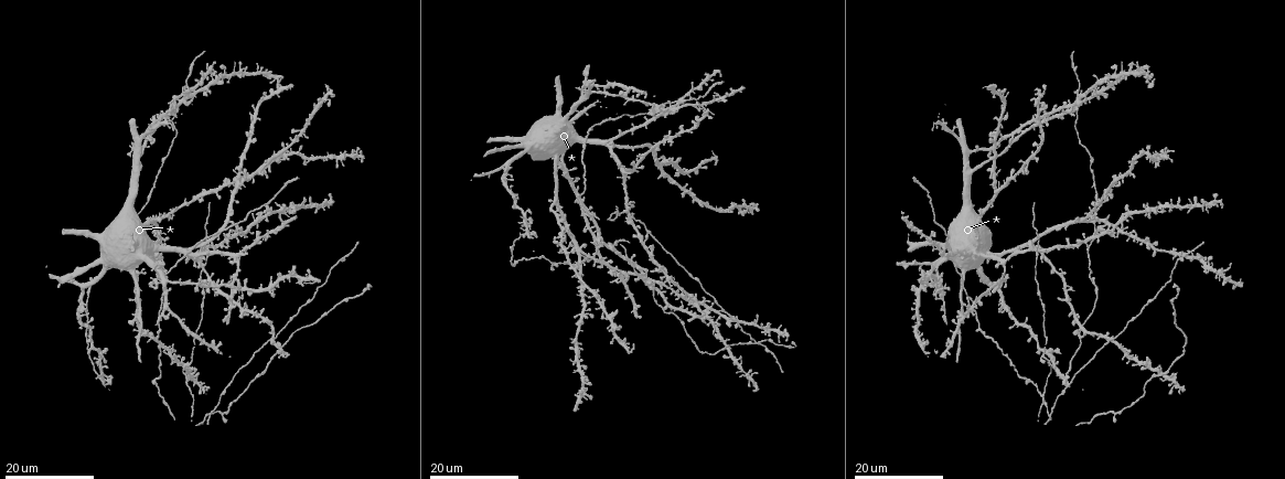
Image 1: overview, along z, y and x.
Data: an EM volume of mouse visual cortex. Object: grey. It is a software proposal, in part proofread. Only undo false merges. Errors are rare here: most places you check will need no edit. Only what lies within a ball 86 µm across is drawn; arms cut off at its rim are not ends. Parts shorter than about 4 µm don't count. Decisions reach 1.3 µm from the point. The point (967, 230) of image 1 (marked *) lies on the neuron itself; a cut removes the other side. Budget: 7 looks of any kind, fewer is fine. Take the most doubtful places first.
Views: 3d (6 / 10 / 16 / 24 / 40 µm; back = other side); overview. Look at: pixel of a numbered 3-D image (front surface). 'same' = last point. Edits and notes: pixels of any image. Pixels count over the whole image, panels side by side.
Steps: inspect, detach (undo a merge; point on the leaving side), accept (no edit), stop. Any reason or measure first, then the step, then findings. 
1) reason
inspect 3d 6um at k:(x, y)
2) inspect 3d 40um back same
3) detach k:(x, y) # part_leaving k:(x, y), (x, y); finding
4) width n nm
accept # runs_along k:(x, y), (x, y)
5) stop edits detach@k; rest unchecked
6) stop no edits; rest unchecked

small branch off a trunk
inspect 3d 24um at 1:(1079, 92)

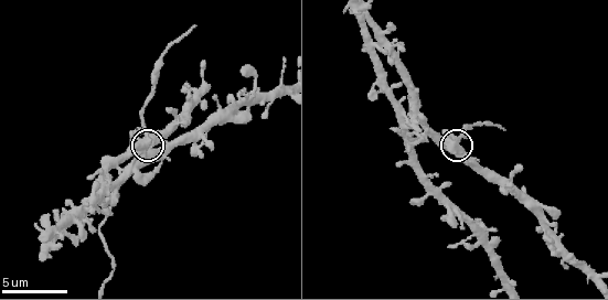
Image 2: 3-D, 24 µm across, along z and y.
closer look
inspect 3d 10um at 2:(145, 150)

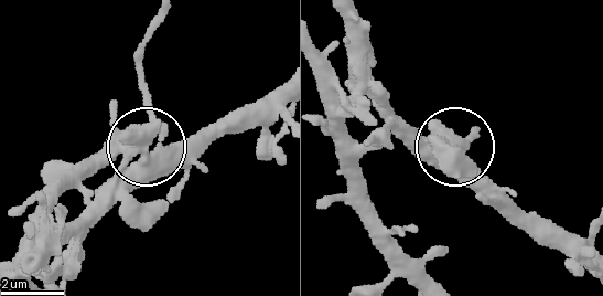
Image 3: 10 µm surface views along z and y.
accept # one neuron here

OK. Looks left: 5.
inspect 3d 24um at 1:(1039, 249)

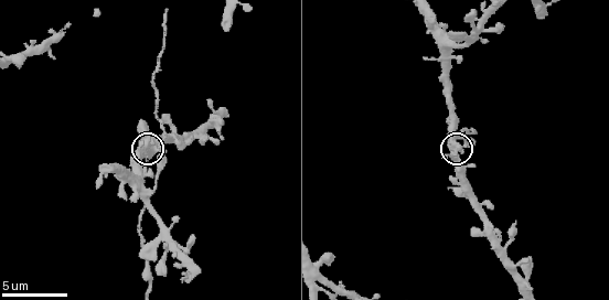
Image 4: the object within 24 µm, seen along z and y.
inspect 3d 10um at 4:(153, 143)

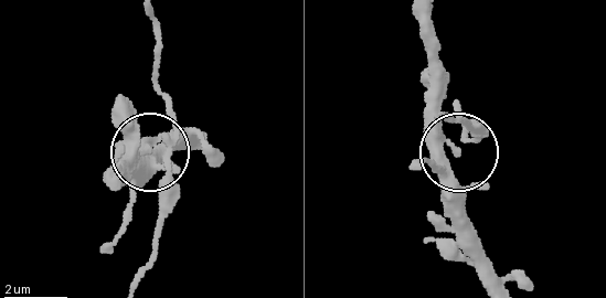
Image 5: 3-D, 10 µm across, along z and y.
width 270 nm
accept # all the same neuron

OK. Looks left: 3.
inspect 3d 24um at 1:(946, 259)

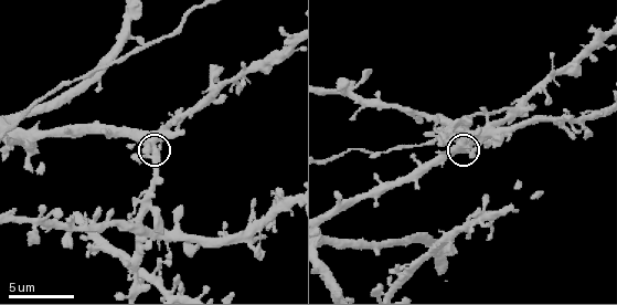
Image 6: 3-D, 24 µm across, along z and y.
inspect 3d 10um at 6:(158, 144)

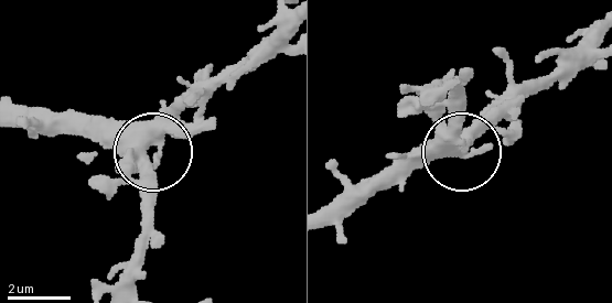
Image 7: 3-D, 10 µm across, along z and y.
inspect 3d 10um back same

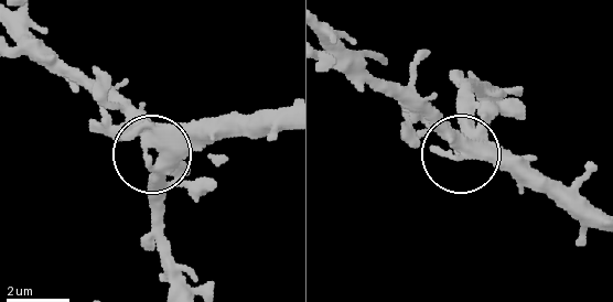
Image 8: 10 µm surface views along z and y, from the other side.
accept # runs_along 8:(590, 226), (472, 157), (411, 92); all the same neuron

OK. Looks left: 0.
stop no edits; rest unchecked

